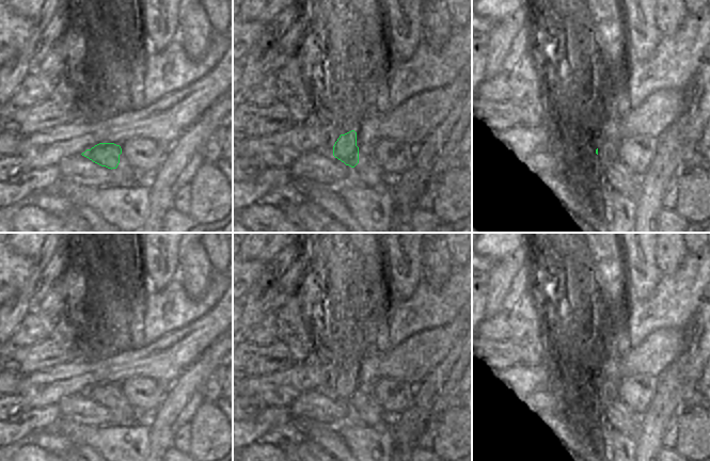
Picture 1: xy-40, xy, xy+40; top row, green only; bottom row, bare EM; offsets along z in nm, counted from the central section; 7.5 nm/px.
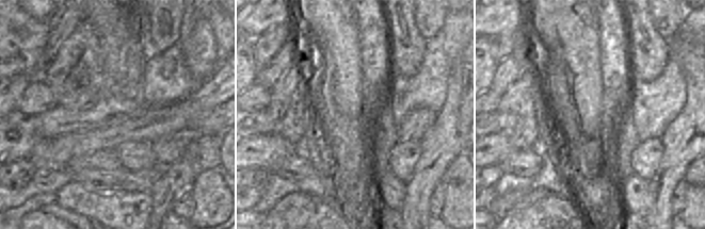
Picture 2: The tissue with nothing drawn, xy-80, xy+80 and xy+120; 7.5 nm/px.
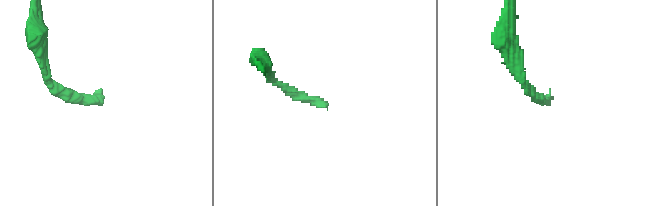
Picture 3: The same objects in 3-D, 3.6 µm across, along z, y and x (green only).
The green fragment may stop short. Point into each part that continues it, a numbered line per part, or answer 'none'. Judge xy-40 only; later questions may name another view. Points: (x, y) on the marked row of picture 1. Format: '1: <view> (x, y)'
1: xy-40 (124, 170)

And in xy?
1: xy (367, 172)

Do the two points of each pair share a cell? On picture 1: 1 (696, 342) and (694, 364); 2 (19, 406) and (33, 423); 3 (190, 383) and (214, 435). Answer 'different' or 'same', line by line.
1: same
2: different
3: different

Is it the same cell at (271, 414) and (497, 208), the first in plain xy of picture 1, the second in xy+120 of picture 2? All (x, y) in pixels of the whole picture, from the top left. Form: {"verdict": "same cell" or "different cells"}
{"verdict": "different cells"}

